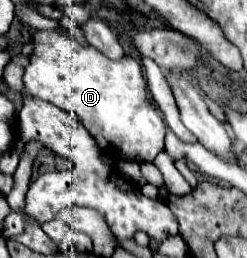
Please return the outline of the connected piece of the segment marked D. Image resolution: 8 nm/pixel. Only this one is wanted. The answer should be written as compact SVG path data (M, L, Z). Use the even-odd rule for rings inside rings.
M38 30L32 34L30 42L34 48L22 70L22 82L30 96L42 98L76 116L76 120L88 130L106 156L130 162L152 162L164 150L164 118L162 112L152 104L142 66L136 58L122 56L122 60L110 60L94 46L78 44L68 36L66 30Z

